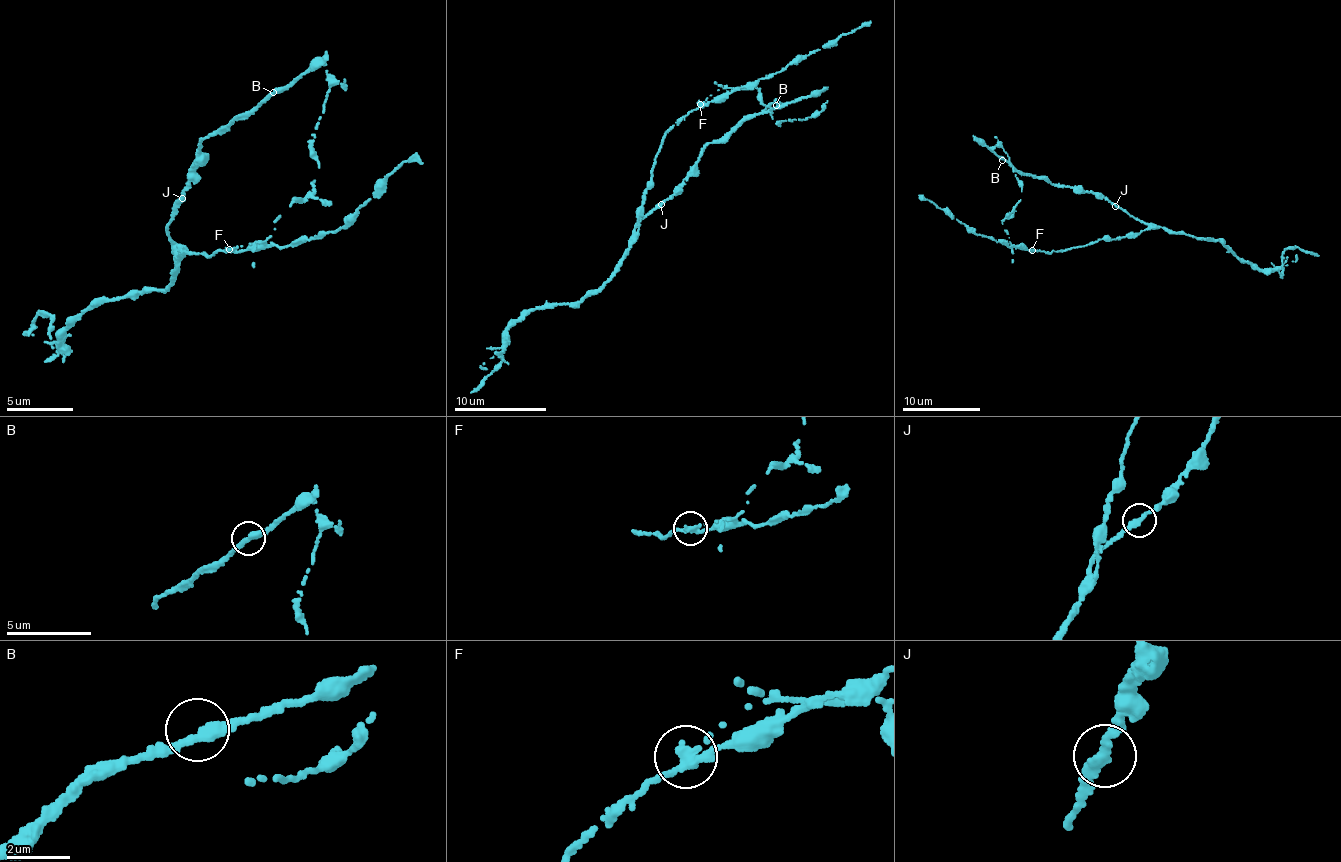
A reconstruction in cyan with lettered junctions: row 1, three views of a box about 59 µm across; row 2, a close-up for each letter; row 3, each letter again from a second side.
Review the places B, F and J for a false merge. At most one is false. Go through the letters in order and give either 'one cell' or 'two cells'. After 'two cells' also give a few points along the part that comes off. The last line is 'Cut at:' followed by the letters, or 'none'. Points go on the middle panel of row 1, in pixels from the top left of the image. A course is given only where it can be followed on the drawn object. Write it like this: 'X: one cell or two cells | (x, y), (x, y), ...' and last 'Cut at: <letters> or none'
B: one cell
F: two cells | (699, 104), (722, 88), (757, 88), (772, 118), (781, 124), (816, 116), (827, 101)
J: one cell
Cut at: F

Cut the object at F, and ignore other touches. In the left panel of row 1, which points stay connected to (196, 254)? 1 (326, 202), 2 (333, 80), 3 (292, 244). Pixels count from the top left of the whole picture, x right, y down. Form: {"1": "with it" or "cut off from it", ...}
{"1": "cut off from it", "2": "cut off from it", "3": "with it"}

